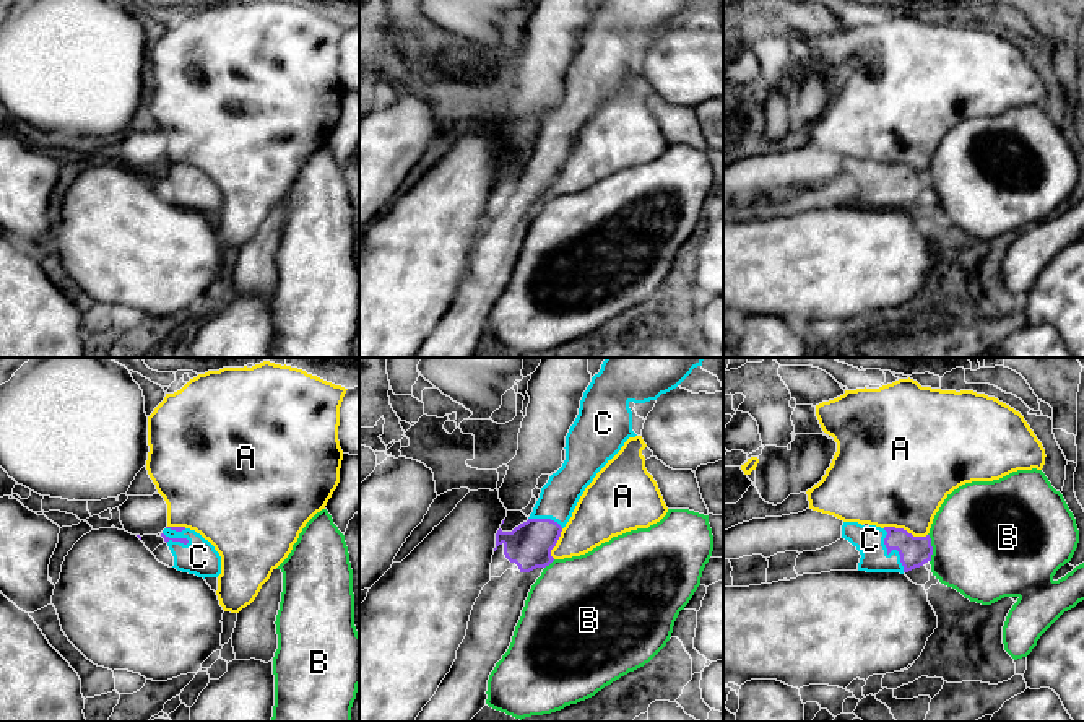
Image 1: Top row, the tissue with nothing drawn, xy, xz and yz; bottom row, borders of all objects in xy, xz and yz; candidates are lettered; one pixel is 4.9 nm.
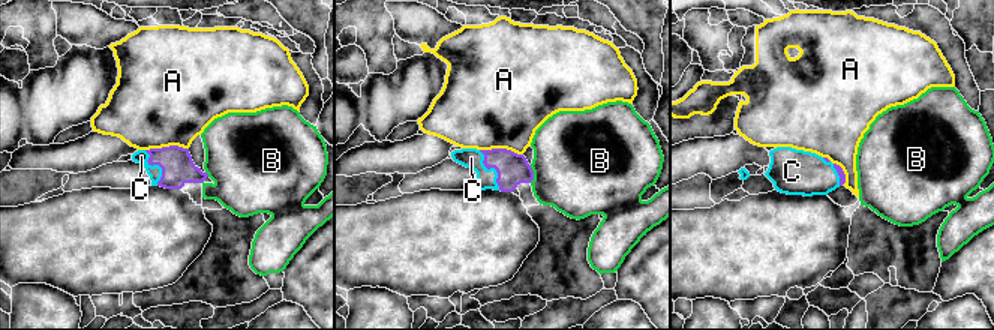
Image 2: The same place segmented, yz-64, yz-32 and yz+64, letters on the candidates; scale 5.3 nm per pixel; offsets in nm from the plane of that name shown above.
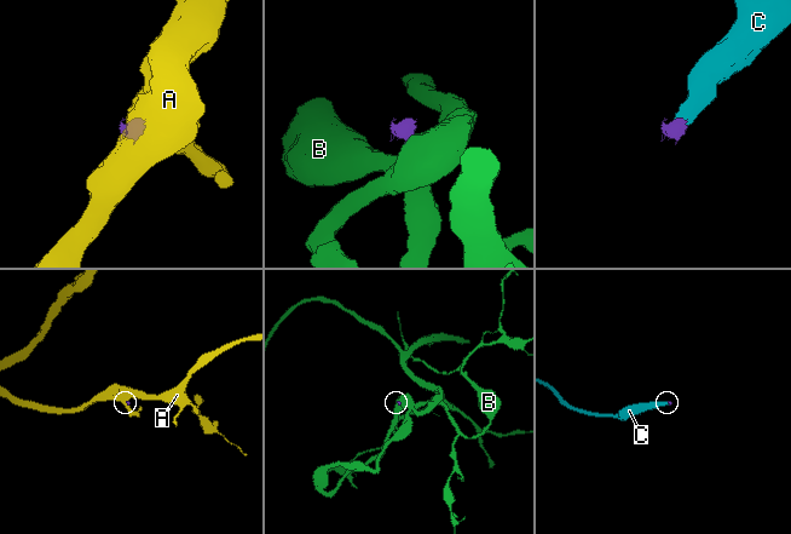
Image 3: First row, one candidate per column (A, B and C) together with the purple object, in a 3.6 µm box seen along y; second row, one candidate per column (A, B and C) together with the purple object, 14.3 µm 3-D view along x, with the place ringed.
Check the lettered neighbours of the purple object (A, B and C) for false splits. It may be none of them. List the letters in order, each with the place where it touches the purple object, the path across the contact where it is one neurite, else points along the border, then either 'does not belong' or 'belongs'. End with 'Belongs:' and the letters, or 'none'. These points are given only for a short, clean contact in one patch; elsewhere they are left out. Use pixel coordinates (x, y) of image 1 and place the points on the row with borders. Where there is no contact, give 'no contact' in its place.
A: contact yz (906, 530); border yz (883, 527), (902, 527), (914, 535), (927, 535); does not belong
B: contact yz (932, 548); border yz (928, 534), (932, 547), (930, 561); does not belong
C: contact yz (893, 548); way yz (914, 552), (893, 548), (881, 550), (870, 540); belongs
Belongs: C

